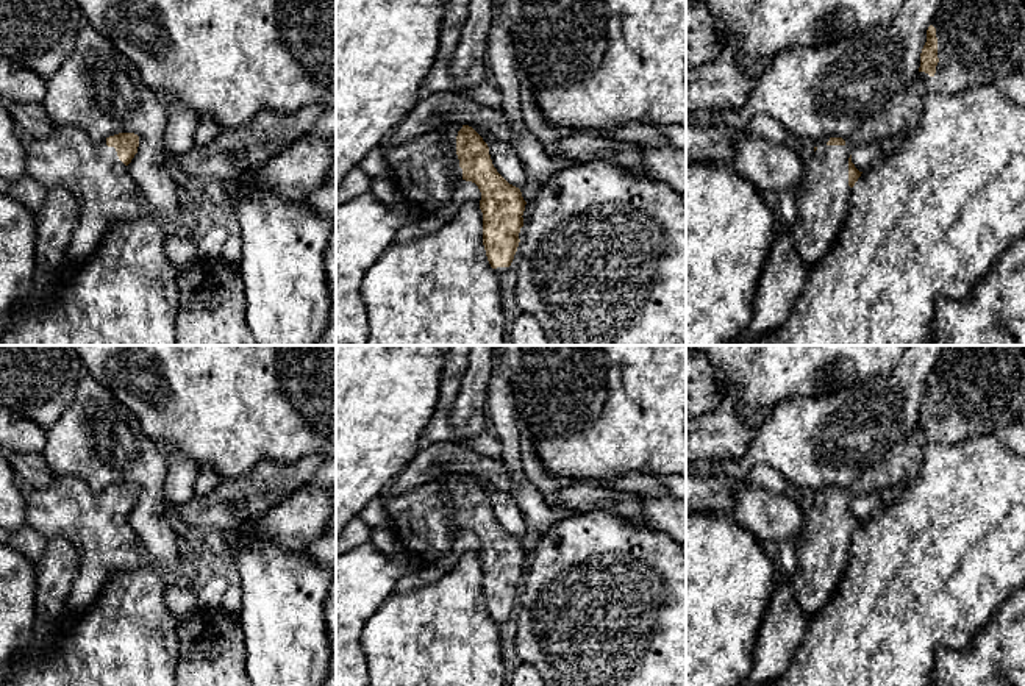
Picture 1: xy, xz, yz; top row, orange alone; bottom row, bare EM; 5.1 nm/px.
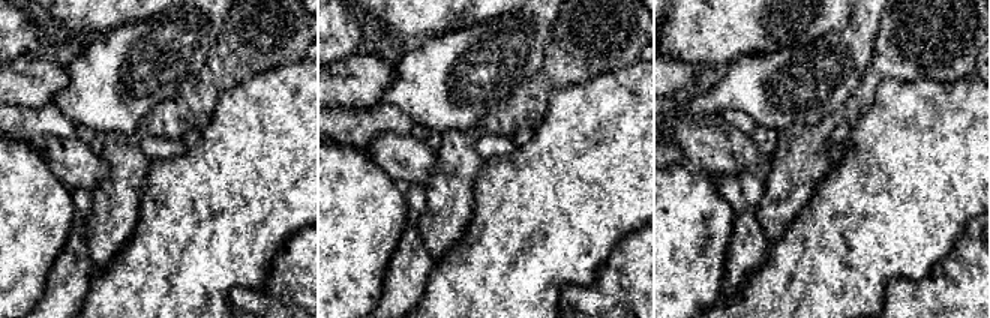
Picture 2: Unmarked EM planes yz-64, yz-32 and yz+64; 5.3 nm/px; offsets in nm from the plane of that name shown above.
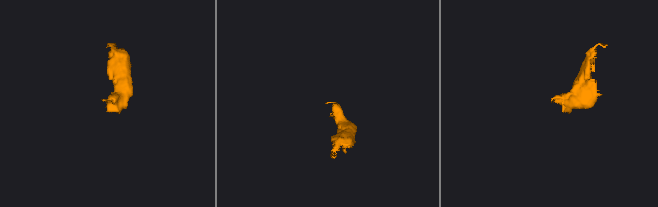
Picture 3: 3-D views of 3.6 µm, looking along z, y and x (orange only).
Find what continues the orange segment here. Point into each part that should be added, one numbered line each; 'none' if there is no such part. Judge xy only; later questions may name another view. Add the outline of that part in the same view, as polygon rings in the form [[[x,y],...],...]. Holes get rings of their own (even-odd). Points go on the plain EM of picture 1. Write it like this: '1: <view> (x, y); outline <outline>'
1: xy (91, 521); outline [[[55,475],[50,486],[27,497],[27,525],[48,538],[66,538],[78,553],[78,573],[58,620],[62,625],[92,606],[112,573],[134,570],[145,559],[116,498],[70,475]]]

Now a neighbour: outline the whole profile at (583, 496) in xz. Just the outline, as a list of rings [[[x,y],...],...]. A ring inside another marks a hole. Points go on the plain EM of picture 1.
[[[577,481],[559,489],[559,502],[570,511],[608,513],[633,525],[650,527],[642,498],[636,492],[622,492],[591,481]]]

